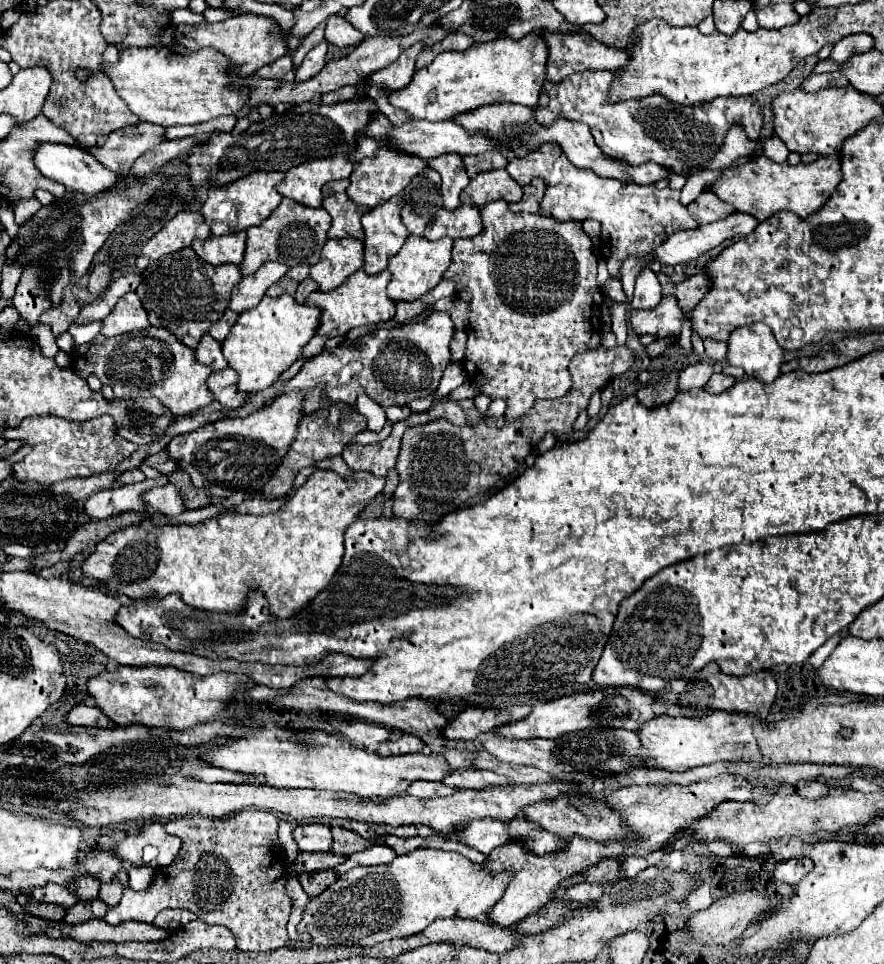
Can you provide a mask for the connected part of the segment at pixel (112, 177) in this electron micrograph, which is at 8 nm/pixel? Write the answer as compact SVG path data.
M42 143L36 147L36 155L34 155L36 167L40 169L40 173L52 181L62 183L66 189L70 191L78 191L84 195L94 195L106 189L112 189L118 181L120 175L114 171L108 171L106 167L102 167L88 151L78 149L78 147L68 147L68 145L56 145L56 143Z

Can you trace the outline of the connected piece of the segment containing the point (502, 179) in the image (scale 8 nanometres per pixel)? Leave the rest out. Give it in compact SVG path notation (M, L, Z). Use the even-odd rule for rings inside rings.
M498 169L498 171L484 171L476 175L470 181L470 185L460 193L460 201L482 207L496 199L502 199L506 203L520 201L522 195L524 195L522 187L508 175L508 171Z

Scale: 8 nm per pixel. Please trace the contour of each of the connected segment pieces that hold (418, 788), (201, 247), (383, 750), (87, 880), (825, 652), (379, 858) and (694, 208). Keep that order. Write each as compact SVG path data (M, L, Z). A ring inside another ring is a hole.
M416 781L408 787L406 793L412 795L412 797L418 797L418 799L446 797L446 795L452 793L452 787L446 787L446 785L440 785L440 783L434 783L434 781Z
M246 231L224 235L224 237L210 237L206 241L194 241L192 249L198 257L208 261L210 265L224 265L234 263L240 265L244 261L244 243Z
M400 735L400 739L396 741L386 741L380 745L380 751L378 755L404 755L404 753L416 753L416 751L422 751L424 745L418 737L412 737L412 735Z
M82 873L74 879L74 893L80 897L80 899L96 899L98 897L98 891L100 891L100 881L98 879L92 879L90 875Z
M839 632L832 636L830 639L819 647L809 658L808 662L815 668L819 668L825 660L829 657L835 647L838 645L840 640L846 636L849 636L849 633L846 632Z
M374 845L370 849L364 849L360 853L356 853L356 855L350 855L348 861L338 865L334 871L338 875L342 875L342 873L346 873L352 867L358 867L358 865L384 865L384 863L390 863L394 857L396 857L396 853L390 847L386 847L386 845Z
M704 191L694 203L688 205L688 211L700 225L708 225L708 223L724 219L726 215L736 213L732 205L720 201L712 191Z

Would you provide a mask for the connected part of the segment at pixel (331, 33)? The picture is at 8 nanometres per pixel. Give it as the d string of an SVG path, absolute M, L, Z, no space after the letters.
M330 15L326 19L326 41L338 49L348 49L356 47L364 35L356 31L344 17L340 15Z

